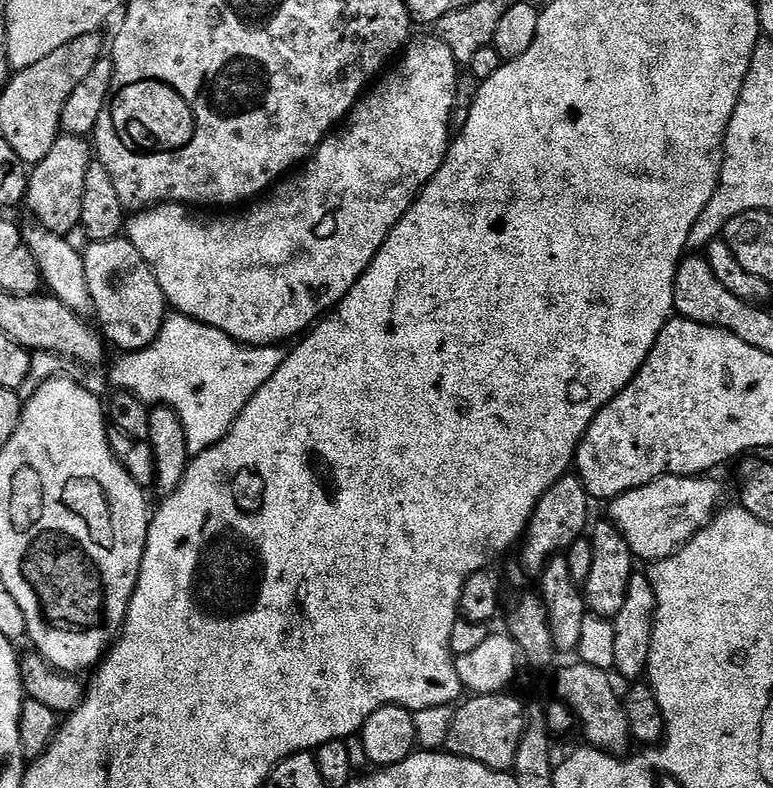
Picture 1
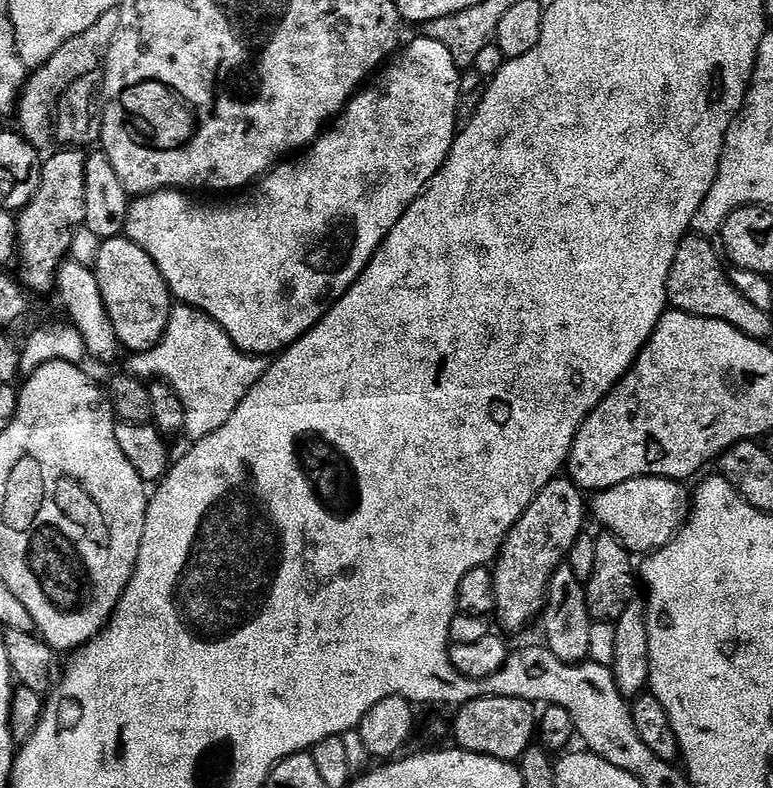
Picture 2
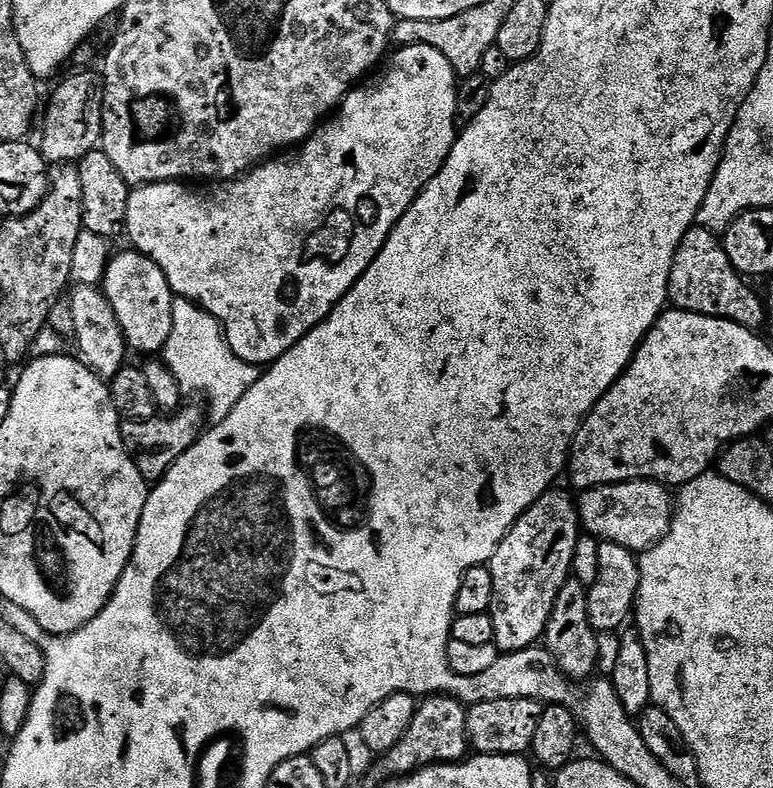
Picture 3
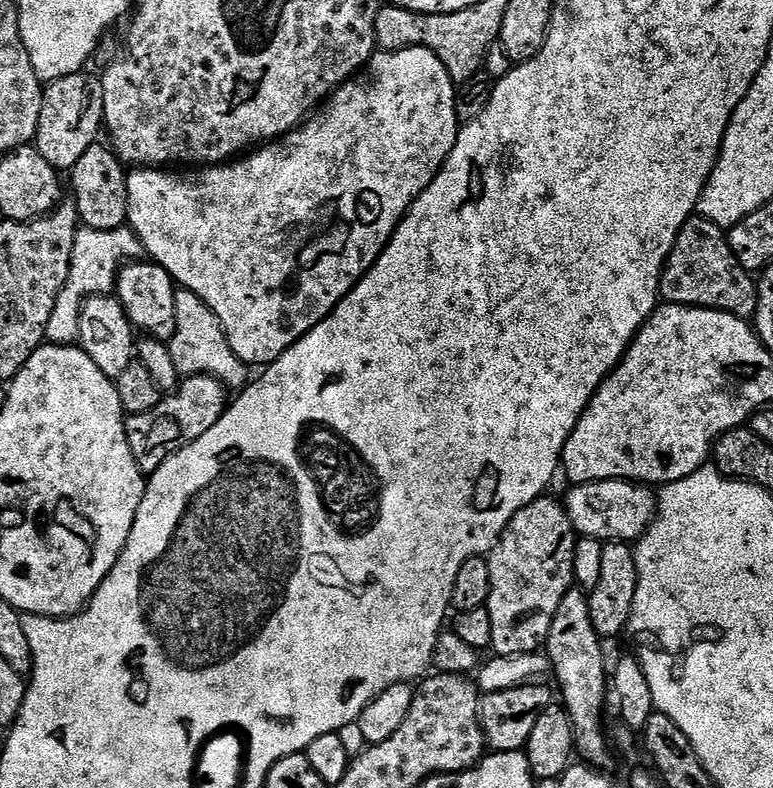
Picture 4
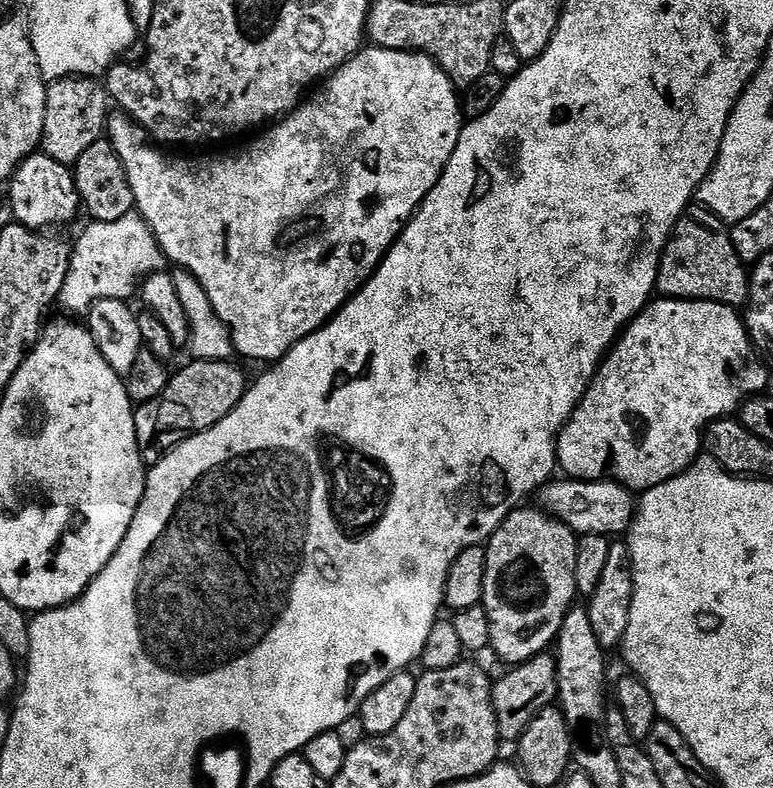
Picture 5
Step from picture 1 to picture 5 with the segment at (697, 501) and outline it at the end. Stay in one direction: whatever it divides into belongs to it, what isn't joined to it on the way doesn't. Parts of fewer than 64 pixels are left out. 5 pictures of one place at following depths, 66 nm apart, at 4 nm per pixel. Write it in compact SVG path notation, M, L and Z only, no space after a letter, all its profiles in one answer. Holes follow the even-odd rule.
M556 478L539 489L539 496L538 504L543 511L555 520L560 520L571 532L580 536L619 537L616 536L619 532L621 535L631 528L636 515L637 501L633 493L623 484L617 484L607 478L603 480Z

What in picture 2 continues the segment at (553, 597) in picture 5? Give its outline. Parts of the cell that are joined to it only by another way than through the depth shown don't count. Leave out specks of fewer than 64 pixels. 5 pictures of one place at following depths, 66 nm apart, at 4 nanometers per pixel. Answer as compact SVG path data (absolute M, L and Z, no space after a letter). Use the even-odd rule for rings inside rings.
M557 478L536 495L522 518L508 531L492 573L496 595L494 616L500 619L505 633L522 631L535 616L537 619L543 613L554 570L567 561L568 552L585 531L584 512L586 516L585 493L574 481Z

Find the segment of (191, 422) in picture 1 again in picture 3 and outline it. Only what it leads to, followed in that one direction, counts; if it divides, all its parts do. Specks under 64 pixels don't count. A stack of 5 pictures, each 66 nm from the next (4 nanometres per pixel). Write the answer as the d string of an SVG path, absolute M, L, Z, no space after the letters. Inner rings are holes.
M184 296L174 299L174 330L170 330L162 359L170 374L178 378L178 386L182 386L185 394L198 392L208 399L206 416L212 424L221 424L230 410L242 402L242 394L246 394L246 390L250 390L250 386L254 386L262 375L257 365L234 354L220 323L195 300L187 300Z

